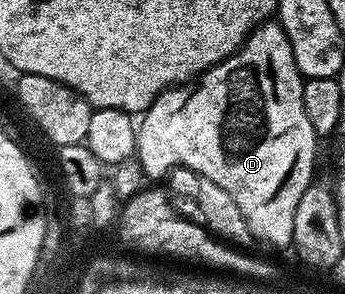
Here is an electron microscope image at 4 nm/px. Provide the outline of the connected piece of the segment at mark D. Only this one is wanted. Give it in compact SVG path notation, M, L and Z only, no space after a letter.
M277 22L259 24L233 55L198 77L199 85L192 92L187 86L169 88L142 113L137 124L135 151L145 176L153 178L174 168L188 168L196 172L197 177L212 180L233 196L256 241L264 240L275 248L286 244L288 247L293 241L293 214L297 214L297 202L301 202L301 194L305 194L317 176L317 137L305 114L303 82L285 30Z

